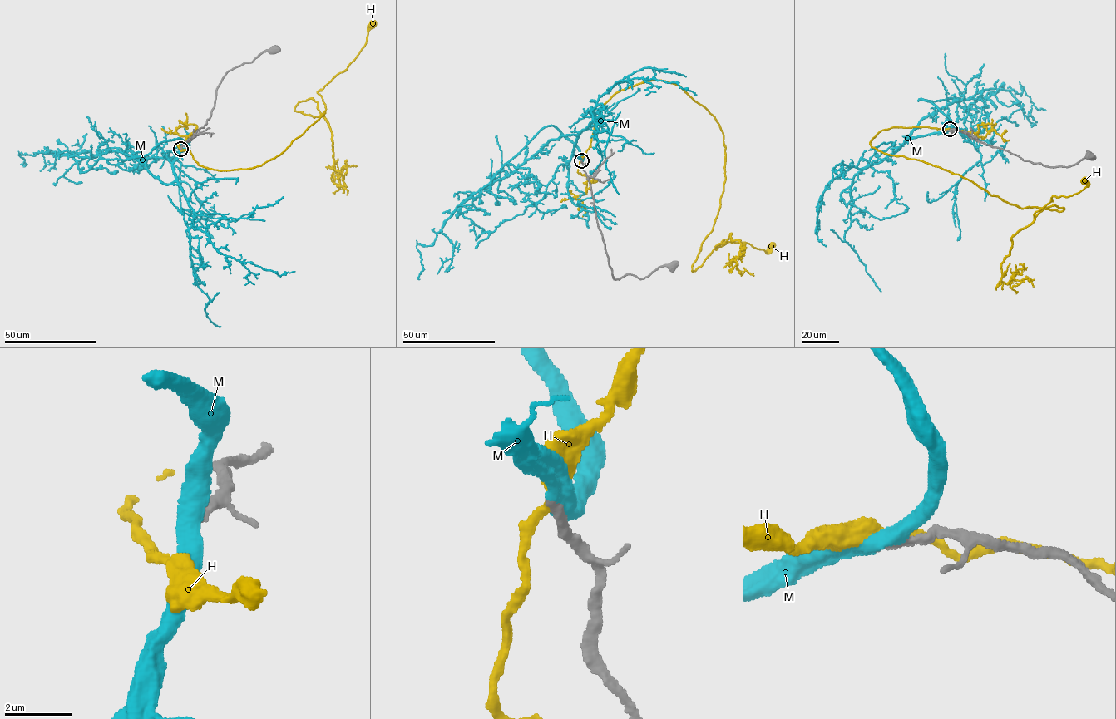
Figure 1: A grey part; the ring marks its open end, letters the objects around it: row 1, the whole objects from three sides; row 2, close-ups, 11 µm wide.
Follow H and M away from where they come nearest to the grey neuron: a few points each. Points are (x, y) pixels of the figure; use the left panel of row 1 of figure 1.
H: (180, 148), (222, 170), (273, 159), (325, 113), (294, 110), (312, 99), (323, 115), (317, 91), (372, 24)
M: (180, 149), (171, 183), (164, 184), (145, 165), (117, 150), (92, 158), (21, 153), (26, 164), (22, 164)

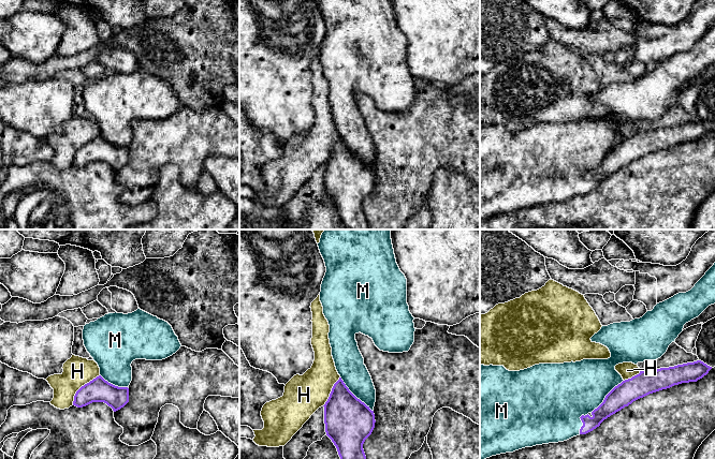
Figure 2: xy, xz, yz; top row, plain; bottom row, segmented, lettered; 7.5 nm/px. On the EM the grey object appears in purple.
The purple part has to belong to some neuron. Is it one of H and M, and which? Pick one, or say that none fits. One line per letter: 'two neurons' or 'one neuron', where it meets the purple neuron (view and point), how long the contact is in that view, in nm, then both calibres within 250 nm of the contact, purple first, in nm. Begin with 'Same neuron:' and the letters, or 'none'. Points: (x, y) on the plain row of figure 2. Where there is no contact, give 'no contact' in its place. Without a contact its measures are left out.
Same neuron: M
H: two neurons | xy (81, 147) | 300 nm | 180/220 nm
M: one neuron | xz (353, 154) | 360 nm | 360/220 nm

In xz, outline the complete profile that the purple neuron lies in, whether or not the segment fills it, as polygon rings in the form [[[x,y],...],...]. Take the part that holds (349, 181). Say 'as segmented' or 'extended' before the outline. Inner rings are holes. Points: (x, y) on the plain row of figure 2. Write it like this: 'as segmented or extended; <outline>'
extended; [[[320,0],[318,6],[326,27],[320,61],[330,85],[332,116],[340,135],[323,165],[325,192],[348,230],[369,230],[363,204],[375,188],[376,149],[355,94],[368,95],[383,112],[410,109],[415,88],[407,63],[407,39],[396,23],[392,0]]]

